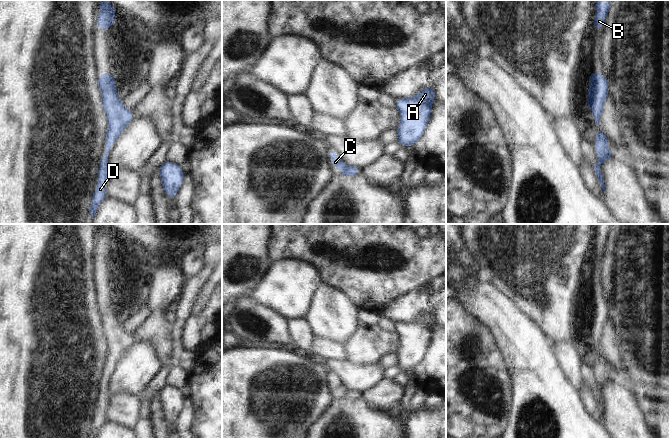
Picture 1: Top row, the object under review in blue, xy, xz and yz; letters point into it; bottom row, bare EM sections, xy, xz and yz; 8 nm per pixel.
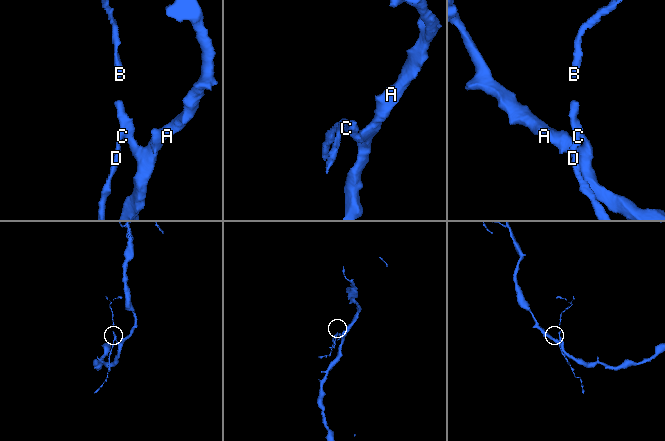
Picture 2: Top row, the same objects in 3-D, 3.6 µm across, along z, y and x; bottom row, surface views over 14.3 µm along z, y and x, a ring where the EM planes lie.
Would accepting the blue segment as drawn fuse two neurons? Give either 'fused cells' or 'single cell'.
single cell

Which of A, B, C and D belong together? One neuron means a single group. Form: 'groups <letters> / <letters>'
groups A B C D

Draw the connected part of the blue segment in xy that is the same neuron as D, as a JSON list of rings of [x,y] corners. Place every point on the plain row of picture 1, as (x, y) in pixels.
[[[104,296],[97,301],[97,305],[102,318],[101,326],[107,341],[108,354],[104,363],[104,380],[100,383],[100,392],[97,394],[97,400],[100,404],[97,406],[96,416],[92,418],[92,428],[89,431],[90,438],[95,438],[100,426],[106,422],[106,407],[110,398],[108,392],[110,370],[134,341],[133,335],[124,332],[122,324],[118,322],[116,306],[112,298]]]

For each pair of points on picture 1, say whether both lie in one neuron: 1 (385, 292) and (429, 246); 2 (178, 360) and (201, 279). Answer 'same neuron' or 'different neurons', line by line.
1: same neuron
2: same neuron

